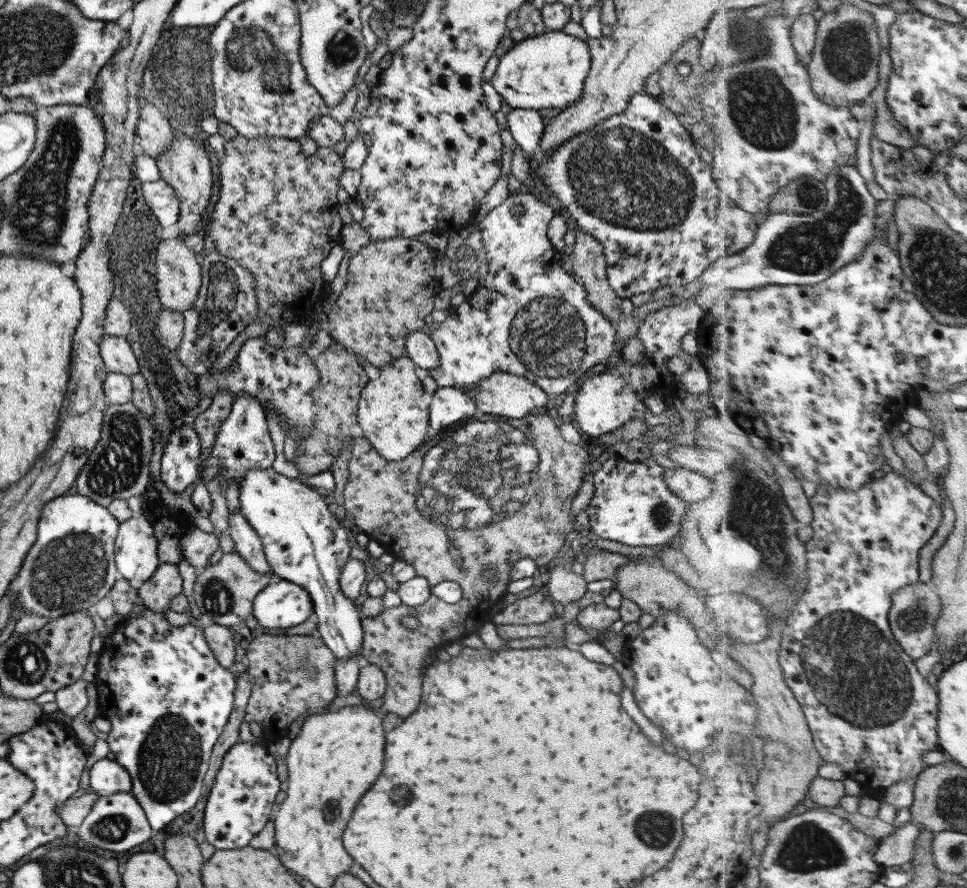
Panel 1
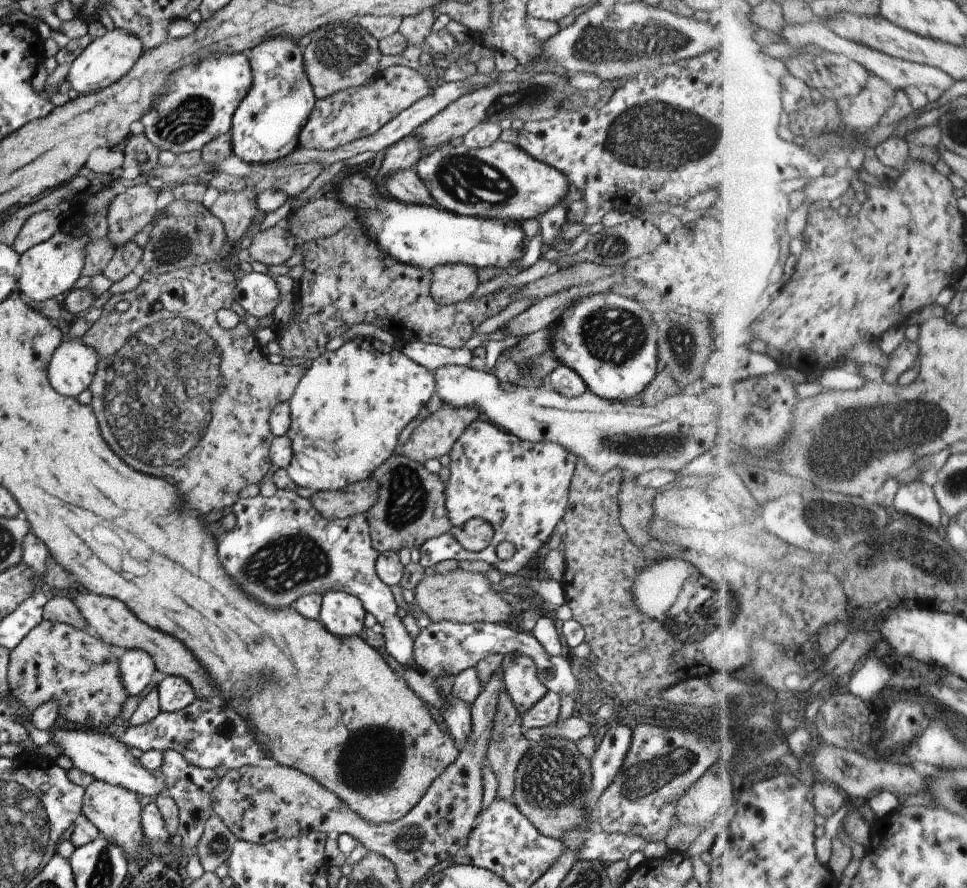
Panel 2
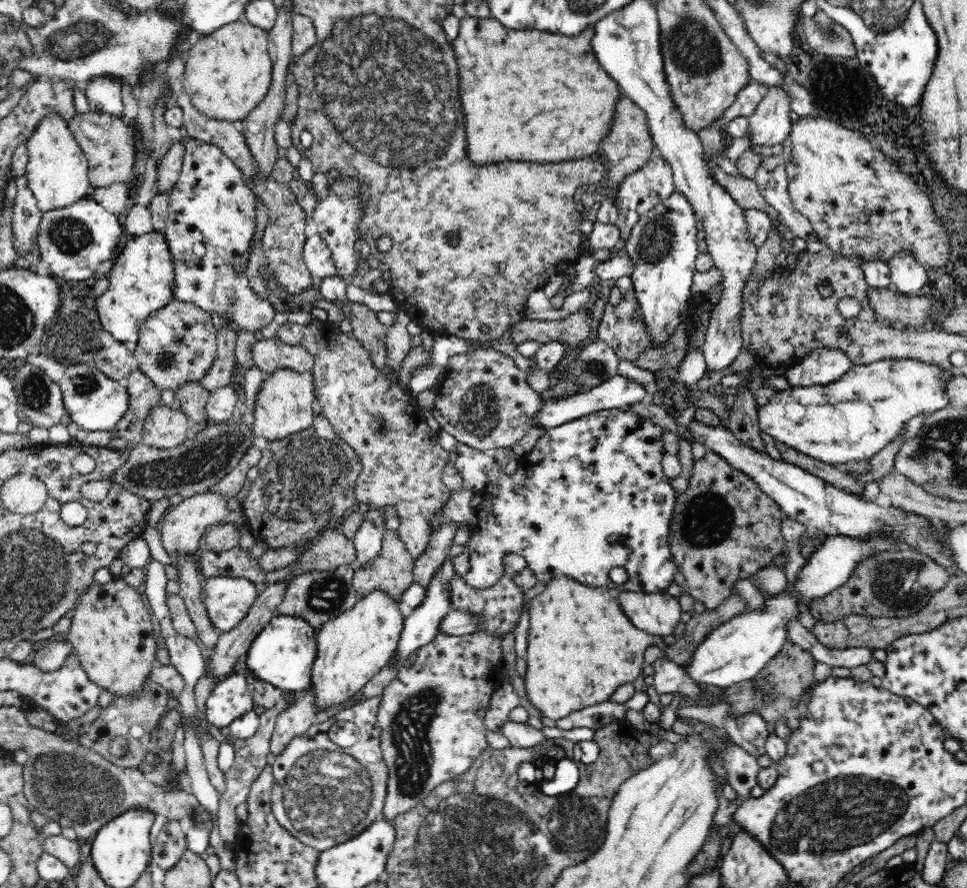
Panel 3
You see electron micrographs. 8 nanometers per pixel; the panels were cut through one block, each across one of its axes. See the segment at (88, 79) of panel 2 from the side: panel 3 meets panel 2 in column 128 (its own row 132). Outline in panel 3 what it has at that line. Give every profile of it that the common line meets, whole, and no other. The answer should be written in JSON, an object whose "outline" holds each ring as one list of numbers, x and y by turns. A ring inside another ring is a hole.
{"outline":[[55,112,48,114,38,122,38,126,27,138,28,163,25,179,43,214,73,206,86,196,86,189,90,186,86,155,74,140,67,122]]}

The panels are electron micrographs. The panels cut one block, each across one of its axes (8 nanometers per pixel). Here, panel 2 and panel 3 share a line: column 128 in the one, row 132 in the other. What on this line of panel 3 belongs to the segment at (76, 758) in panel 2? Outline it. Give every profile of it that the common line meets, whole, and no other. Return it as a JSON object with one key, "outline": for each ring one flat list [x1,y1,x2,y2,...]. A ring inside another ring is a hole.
{"outline":[[769,85,765,97,749,116,746,135,751,135,751,144,774,146,786,140,794,114,790,106,790,95,782,85]]}

